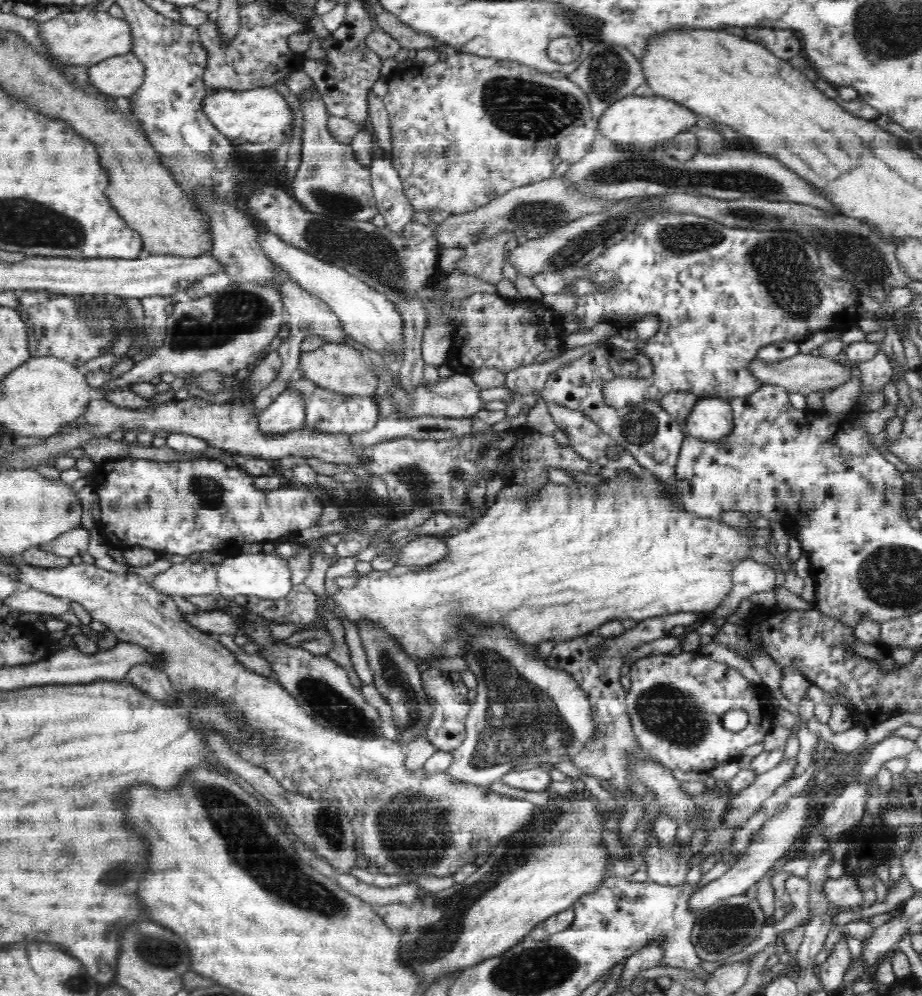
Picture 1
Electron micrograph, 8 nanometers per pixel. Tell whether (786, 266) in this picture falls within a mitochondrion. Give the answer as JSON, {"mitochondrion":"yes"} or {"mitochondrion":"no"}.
{"mitochondrion":"yes"}

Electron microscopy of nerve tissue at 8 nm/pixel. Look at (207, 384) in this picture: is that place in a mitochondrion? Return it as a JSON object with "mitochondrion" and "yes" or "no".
{"mitochondrion":"no"}

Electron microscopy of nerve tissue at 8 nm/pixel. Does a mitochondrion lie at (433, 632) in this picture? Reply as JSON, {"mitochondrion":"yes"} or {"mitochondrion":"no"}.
{"mitochondrion":"no"}

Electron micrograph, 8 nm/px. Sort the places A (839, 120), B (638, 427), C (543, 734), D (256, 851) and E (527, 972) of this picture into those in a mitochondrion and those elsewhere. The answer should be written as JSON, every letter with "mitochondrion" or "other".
{"A":"other","B":"mitochondrion","C":"mitochondrion","D":"mitochondrion","E":"mitochondrion"}

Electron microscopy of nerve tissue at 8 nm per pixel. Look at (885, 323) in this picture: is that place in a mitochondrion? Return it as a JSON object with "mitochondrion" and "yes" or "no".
{"mitochondrion":"no"}

